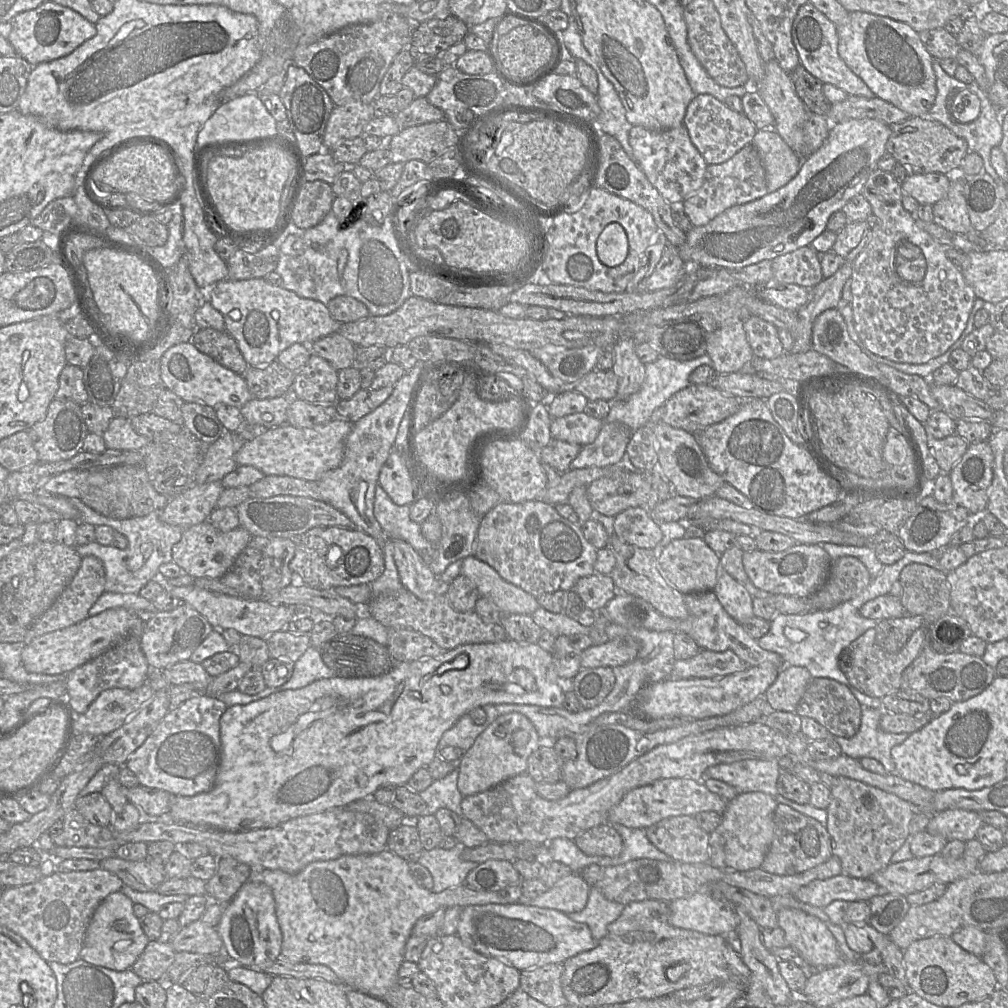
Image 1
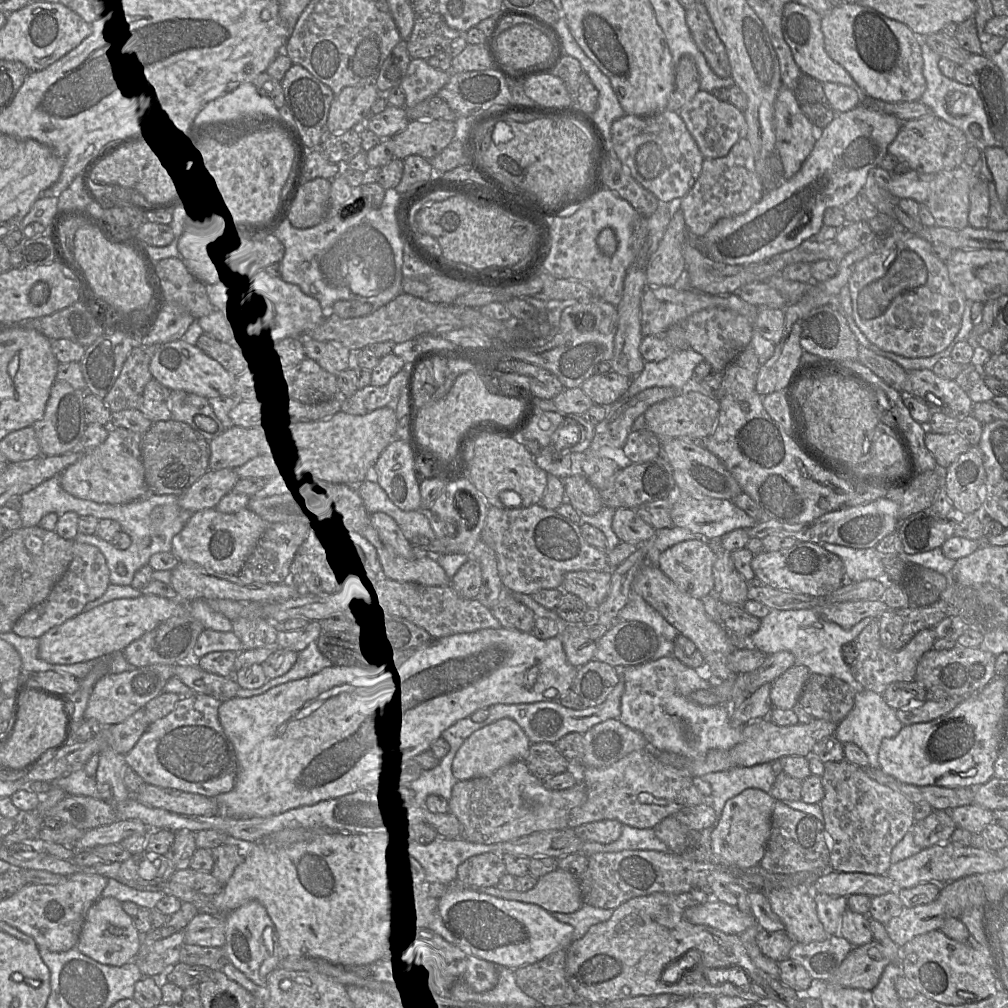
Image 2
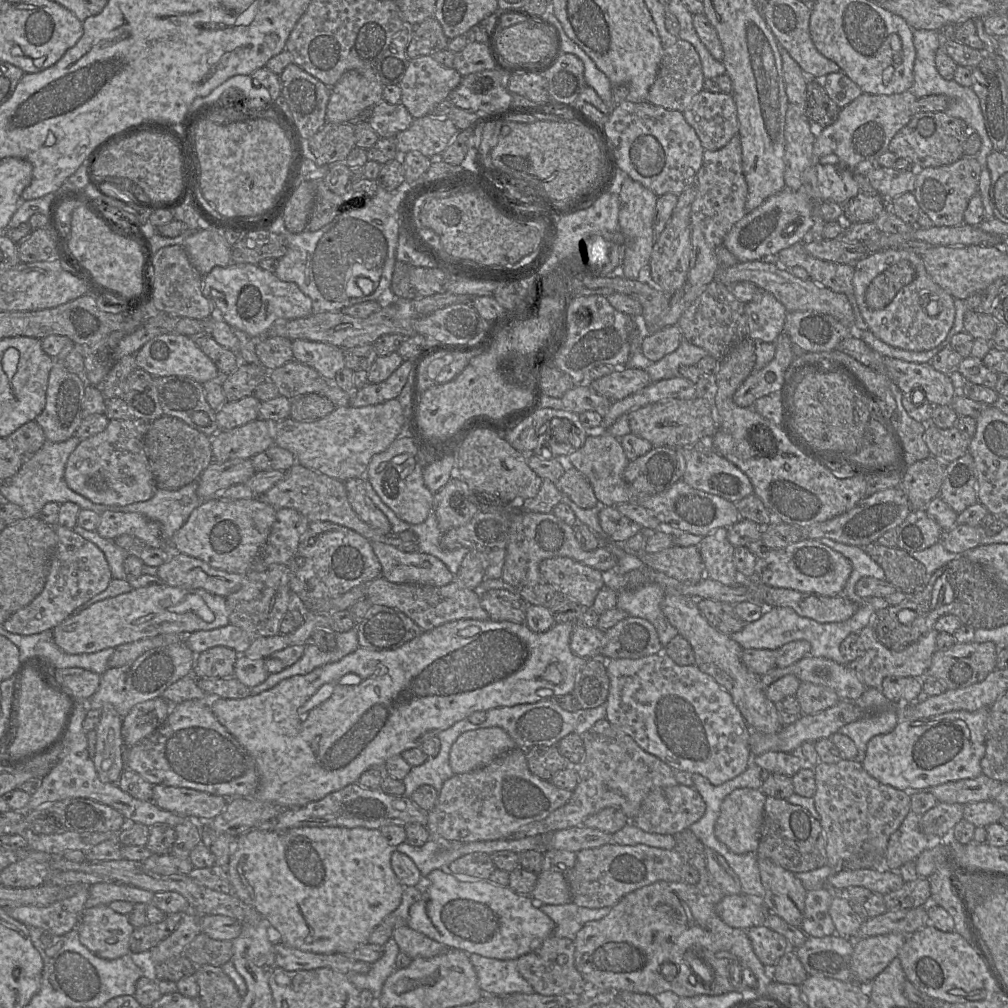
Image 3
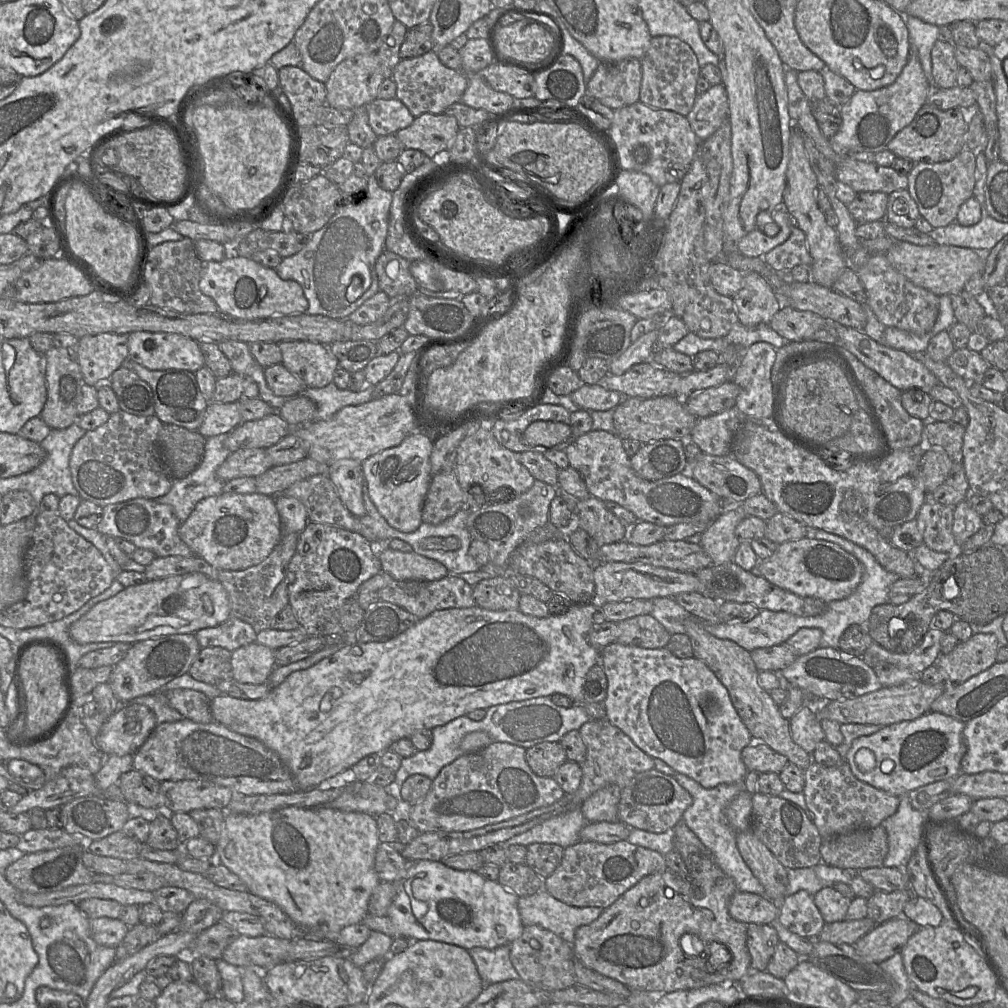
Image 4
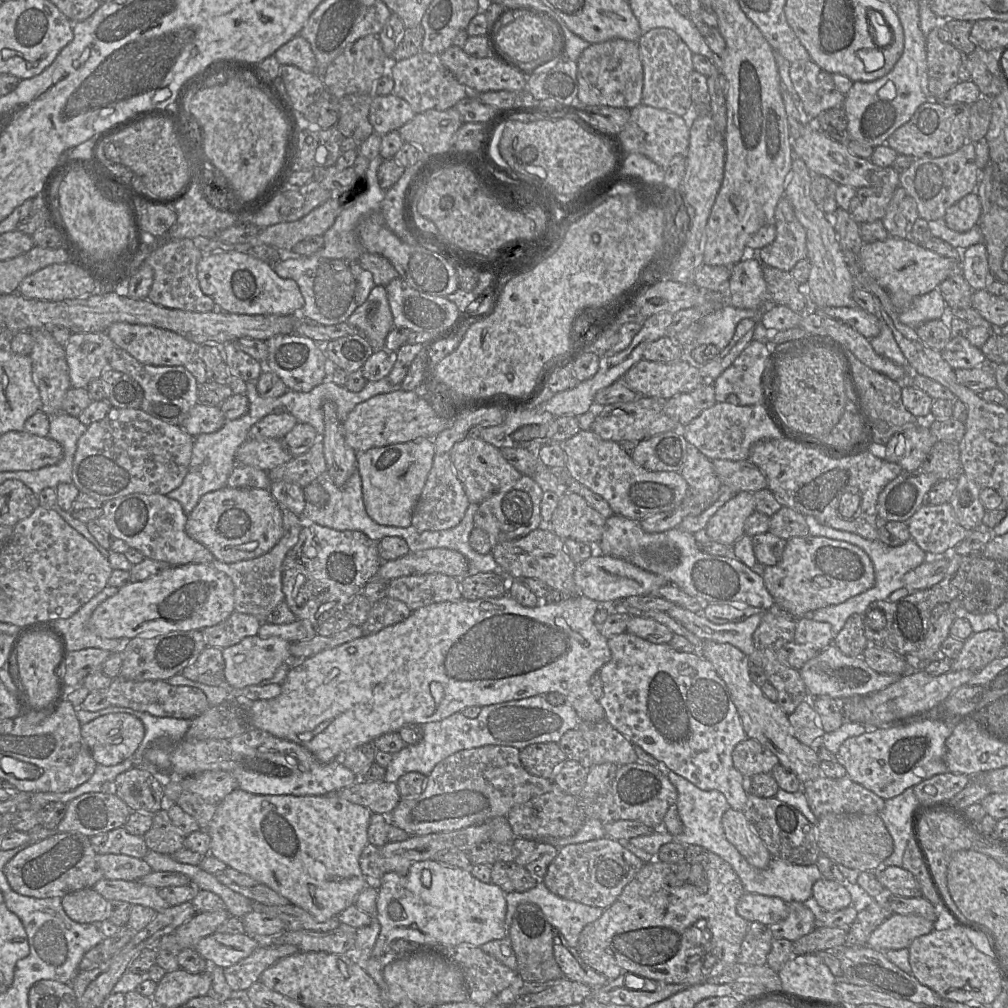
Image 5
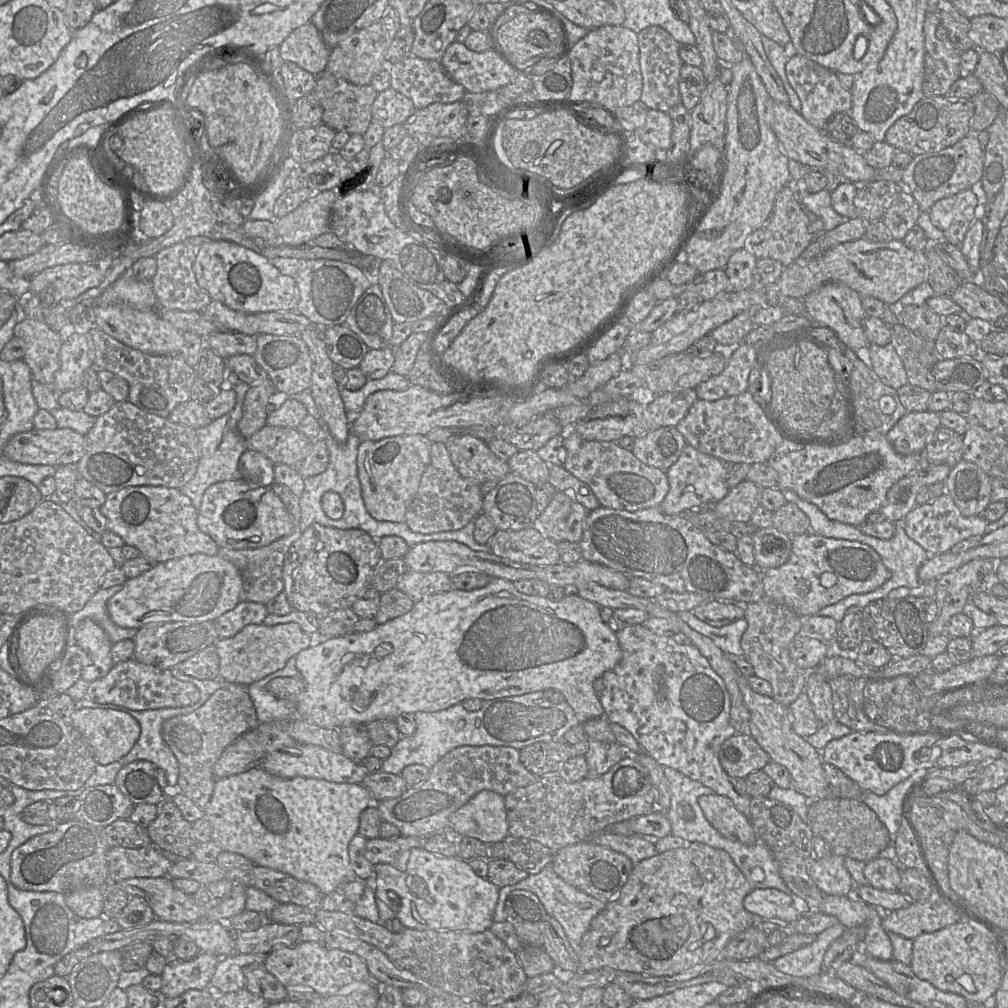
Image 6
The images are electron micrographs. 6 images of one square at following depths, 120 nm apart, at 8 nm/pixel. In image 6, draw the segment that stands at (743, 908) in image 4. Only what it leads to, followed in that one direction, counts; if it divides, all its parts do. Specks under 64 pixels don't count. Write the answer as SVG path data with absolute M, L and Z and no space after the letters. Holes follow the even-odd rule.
M774 888L752 889L746 895L743 905L747 911L759 916L762 921L793 924L800 917L793 898Z

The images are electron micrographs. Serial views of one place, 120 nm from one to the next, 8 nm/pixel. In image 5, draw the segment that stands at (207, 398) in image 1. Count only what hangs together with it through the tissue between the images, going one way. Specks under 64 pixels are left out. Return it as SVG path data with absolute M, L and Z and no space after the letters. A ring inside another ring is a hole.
M116 322L108 327L106 333L116 346L127 351L139 362L154 366L184 366L189 354L192 355L199 346L173 331L151 325Z

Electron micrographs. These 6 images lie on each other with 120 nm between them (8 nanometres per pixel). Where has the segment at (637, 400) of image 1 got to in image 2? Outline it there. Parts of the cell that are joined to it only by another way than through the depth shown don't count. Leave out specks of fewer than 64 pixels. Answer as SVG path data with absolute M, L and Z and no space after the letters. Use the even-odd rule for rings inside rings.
M690 347L673 351L659 362L645 362L643 371L632 379L626 395L634 396L652 387L673 387L684 391L693 386L694 369L703 361L704 356Z

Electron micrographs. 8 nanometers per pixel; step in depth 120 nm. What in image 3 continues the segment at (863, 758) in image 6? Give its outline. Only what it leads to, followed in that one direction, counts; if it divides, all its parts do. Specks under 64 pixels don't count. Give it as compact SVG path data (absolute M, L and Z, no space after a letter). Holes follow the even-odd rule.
M990 707L974 712L947 712L918 720L900 720L893 731L871 738L861 763L865 771L882 784L907 793L928 790L950 781L976 778L982 774L981 759L986 751L986 722Z

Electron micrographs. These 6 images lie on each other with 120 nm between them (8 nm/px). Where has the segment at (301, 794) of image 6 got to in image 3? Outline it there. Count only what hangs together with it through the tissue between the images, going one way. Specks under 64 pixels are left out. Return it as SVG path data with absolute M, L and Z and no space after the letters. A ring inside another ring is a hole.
M303 826L279 831L264 831L253 828L236 838L226 870L232 886L232 894L253 906L264 917L276 941L291 948L317 954L350 954L357 947L368 943L372 931L395 911L402 901L404 886L399 882L391 867L391 855L394 850L395 848L388 844L379 829Z

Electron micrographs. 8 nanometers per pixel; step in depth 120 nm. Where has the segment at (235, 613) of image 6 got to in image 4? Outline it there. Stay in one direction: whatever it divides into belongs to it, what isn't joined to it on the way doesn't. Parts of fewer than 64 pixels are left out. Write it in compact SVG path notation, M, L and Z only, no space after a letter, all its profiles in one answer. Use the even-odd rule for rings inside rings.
M229 617L221 624L194 633L201 648L223 647L230 652L256 642L257 632L248 623Z

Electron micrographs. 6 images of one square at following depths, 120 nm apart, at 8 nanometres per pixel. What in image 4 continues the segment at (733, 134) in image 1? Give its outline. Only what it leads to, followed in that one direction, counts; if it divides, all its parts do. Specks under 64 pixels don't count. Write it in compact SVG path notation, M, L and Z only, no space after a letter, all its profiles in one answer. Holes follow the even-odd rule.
M712 85L706 92L697 95L686 117L698 139L708 139L725 120L729 120L729 105L724 85Z

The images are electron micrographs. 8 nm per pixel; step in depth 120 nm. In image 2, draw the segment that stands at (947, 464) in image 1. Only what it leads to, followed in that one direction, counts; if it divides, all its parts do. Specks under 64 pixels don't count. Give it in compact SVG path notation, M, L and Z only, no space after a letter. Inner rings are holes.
M929 431L925 434L924 441L939 470L945 470L971 447L968 440L957 431L948 434Z

